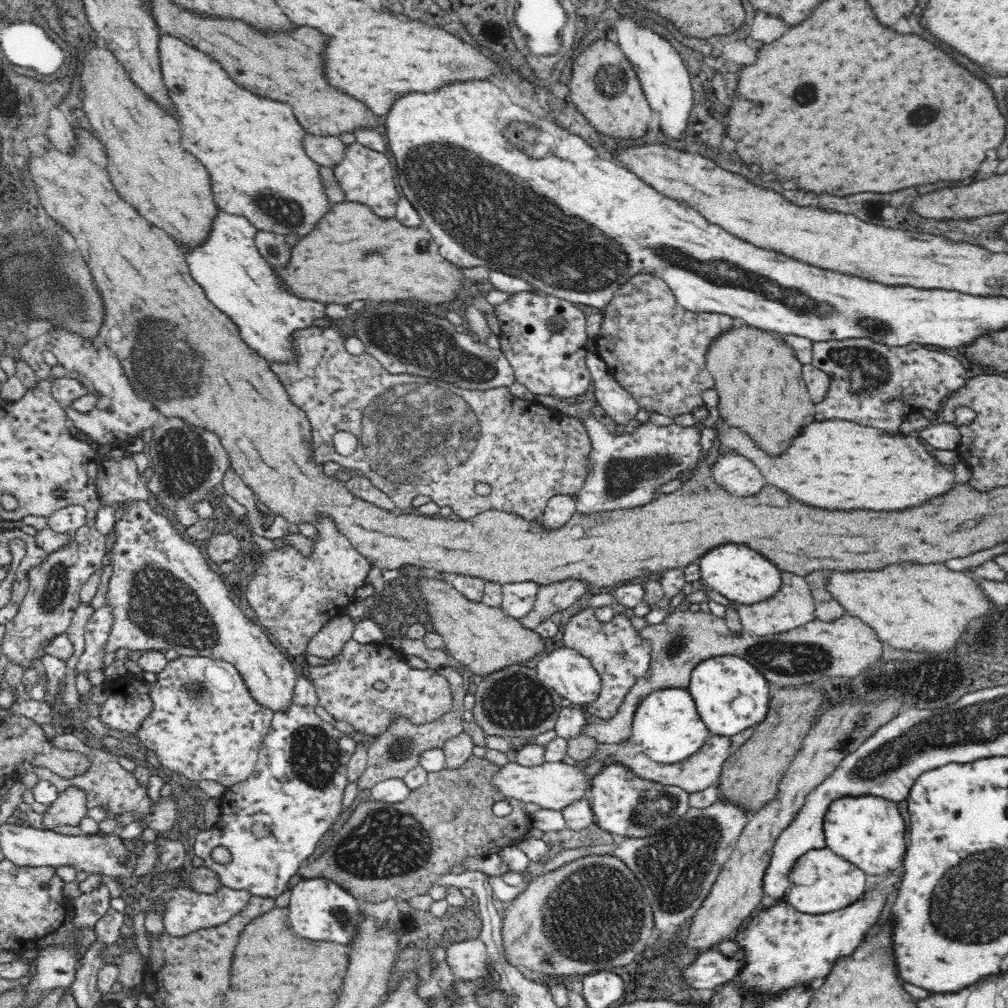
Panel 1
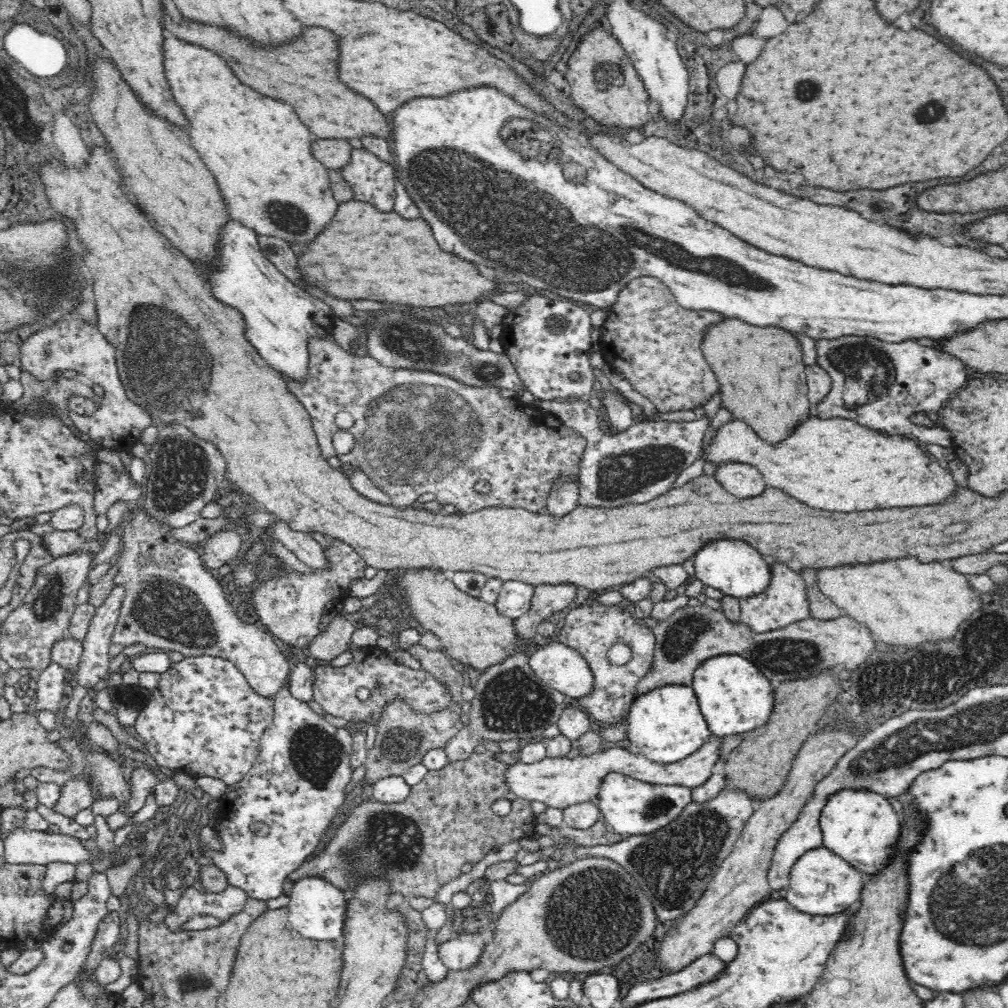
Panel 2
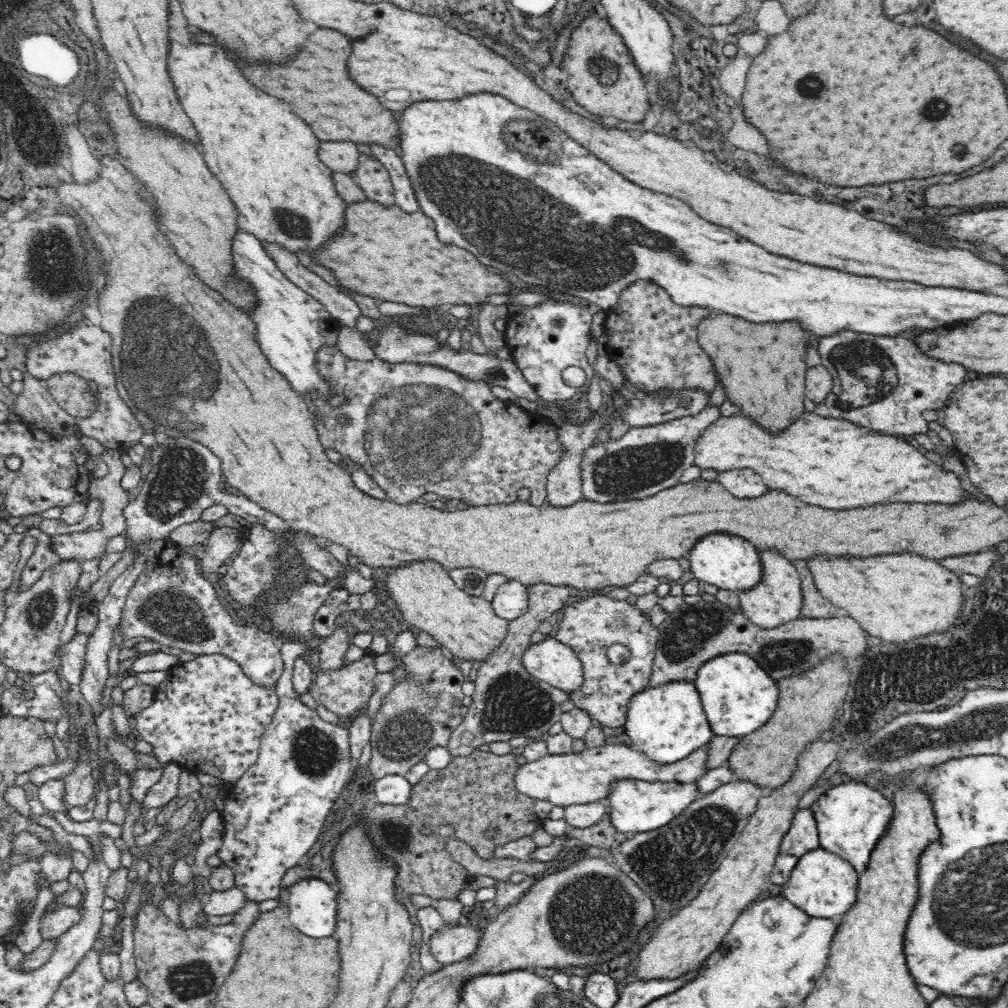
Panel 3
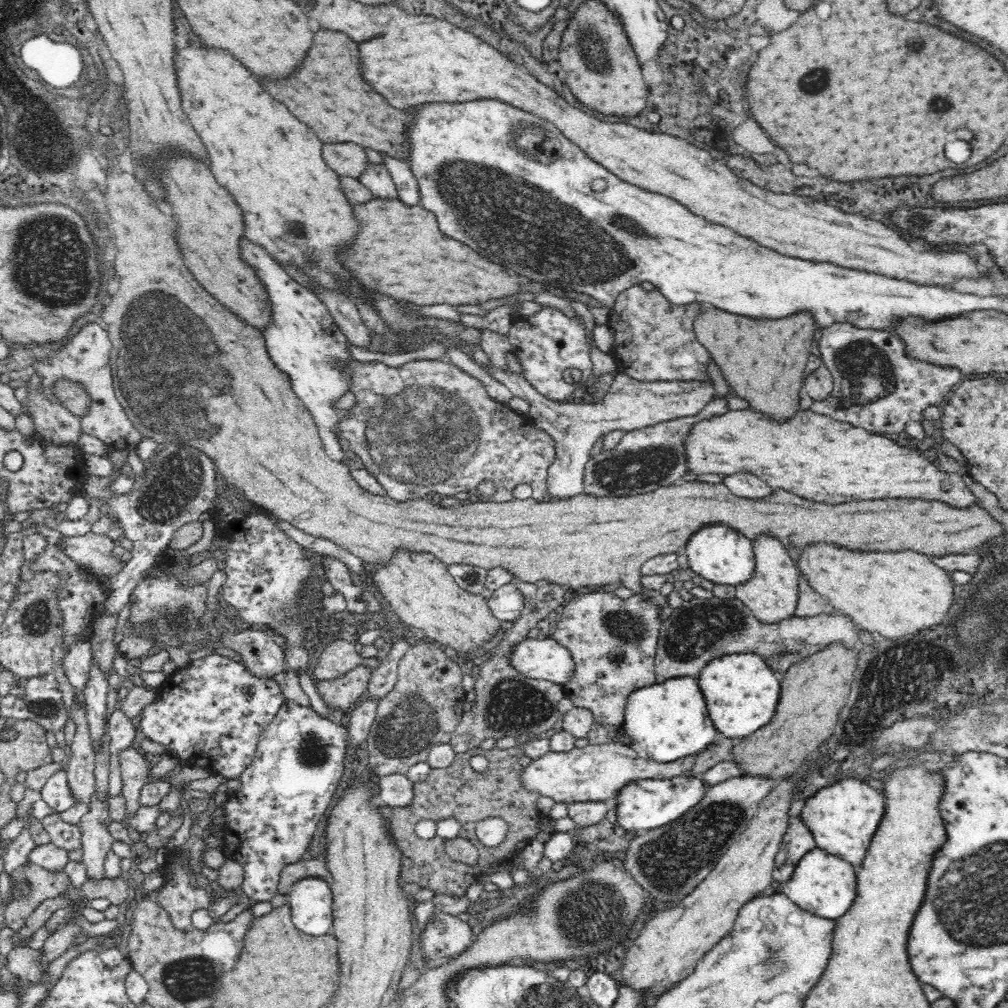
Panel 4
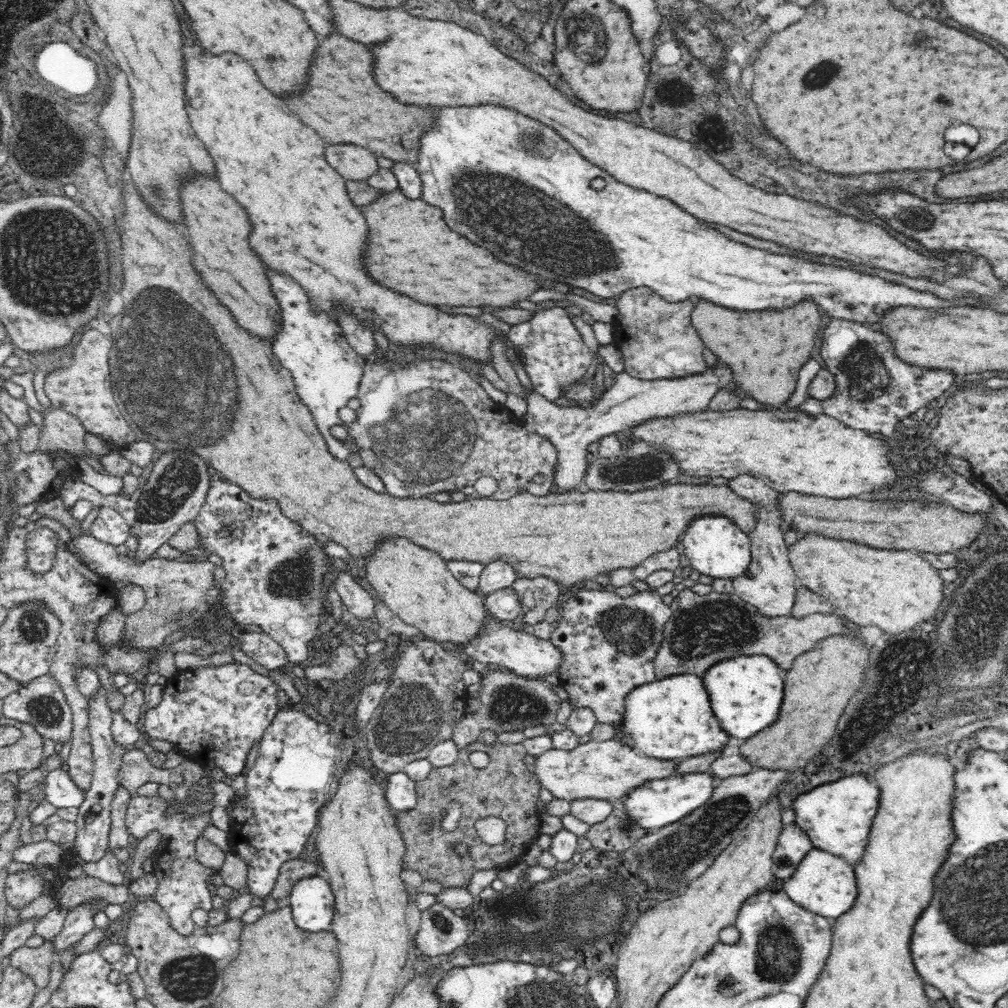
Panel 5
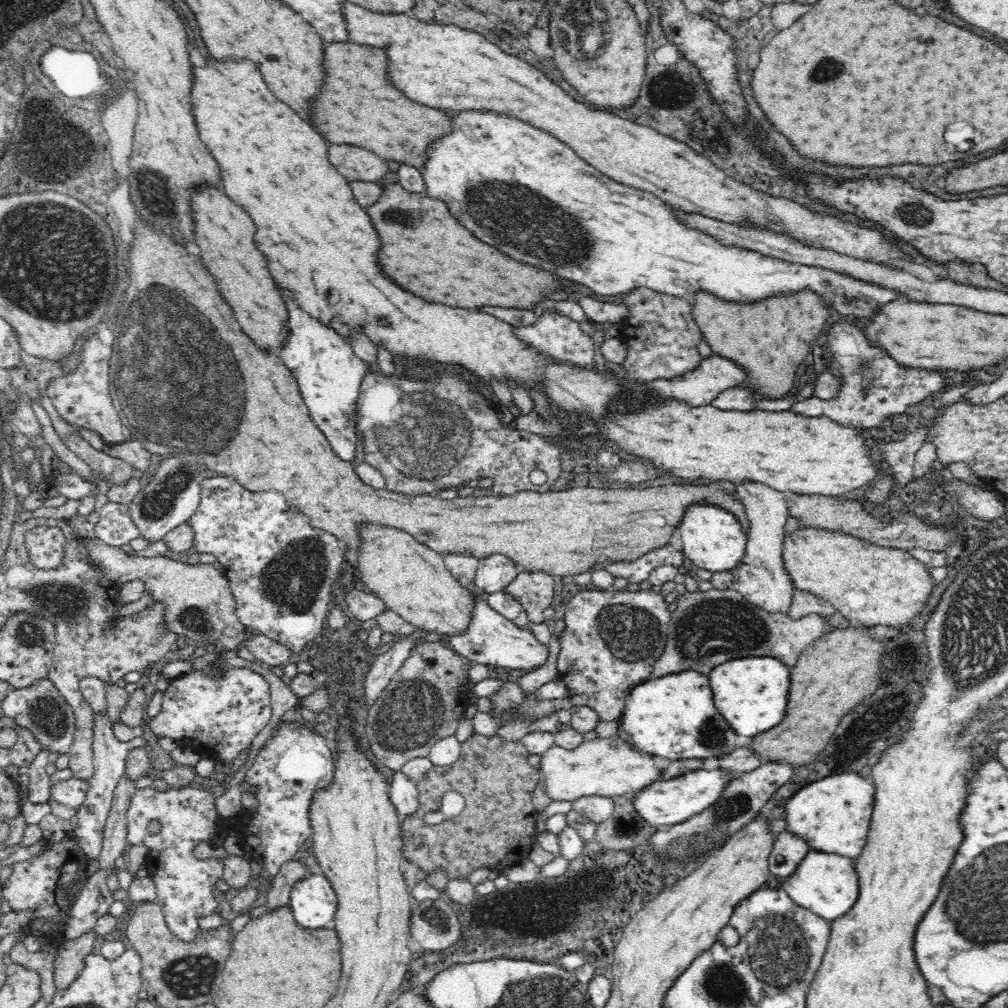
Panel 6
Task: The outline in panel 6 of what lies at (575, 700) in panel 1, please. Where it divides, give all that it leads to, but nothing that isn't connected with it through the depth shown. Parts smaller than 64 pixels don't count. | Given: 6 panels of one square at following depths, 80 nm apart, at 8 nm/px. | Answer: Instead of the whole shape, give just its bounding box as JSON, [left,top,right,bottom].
[443,595,548,670]

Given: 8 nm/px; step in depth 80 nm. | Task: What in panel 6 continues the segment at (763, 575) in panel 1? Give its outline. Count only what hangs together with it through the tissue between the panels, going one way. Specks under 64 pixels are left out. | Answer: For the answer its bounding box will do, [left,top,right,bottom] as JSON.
[679,504,747,572]

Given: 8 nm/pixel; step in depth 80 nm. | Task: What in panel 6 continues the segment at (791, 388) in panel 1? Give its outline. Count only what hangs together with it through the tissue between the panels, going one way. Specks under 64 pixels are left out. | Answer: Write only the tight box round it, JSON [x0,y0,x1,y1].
[691,288,830,399]

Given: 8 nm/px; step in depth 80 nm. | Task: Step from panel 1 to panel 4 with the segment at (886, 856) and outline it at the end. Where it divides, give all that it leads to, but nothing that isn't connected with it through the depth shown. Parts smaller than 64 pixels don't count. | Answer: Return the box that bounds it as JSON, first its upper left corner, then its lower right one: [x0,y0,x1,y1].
[798,778,884,866]

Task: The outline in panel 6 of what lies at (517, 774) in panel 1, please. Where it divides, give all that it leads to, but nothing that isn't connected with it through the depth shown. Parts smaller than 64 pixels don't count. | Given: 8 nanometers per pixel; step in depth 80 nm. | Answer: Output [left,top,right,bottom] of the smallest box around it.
[541,734,662,802]

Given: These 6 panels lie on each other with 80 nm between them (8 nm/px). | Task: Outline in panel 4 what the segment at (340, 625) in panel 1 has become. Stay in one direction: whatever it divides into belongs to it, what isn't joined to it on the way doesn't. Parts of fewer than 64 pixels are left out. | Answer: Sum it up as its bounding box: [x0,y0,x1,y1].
[311,639,366,681]

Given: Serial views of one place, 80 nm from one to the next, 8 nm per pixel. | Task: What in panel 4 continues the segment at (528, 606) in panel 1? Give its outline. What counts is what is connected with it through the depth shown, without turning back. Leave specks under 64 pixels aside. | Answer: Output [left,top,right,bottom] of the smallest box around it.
[486,582,525,622]

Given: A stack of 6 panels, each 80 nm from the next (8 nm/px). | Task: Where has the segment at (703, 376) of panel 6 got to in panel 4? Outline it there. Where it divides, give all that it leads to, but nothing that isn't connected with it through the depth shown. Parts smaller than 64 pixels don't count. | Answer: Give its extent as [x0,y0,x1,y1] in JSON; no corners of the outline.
[483,368,714,498]

